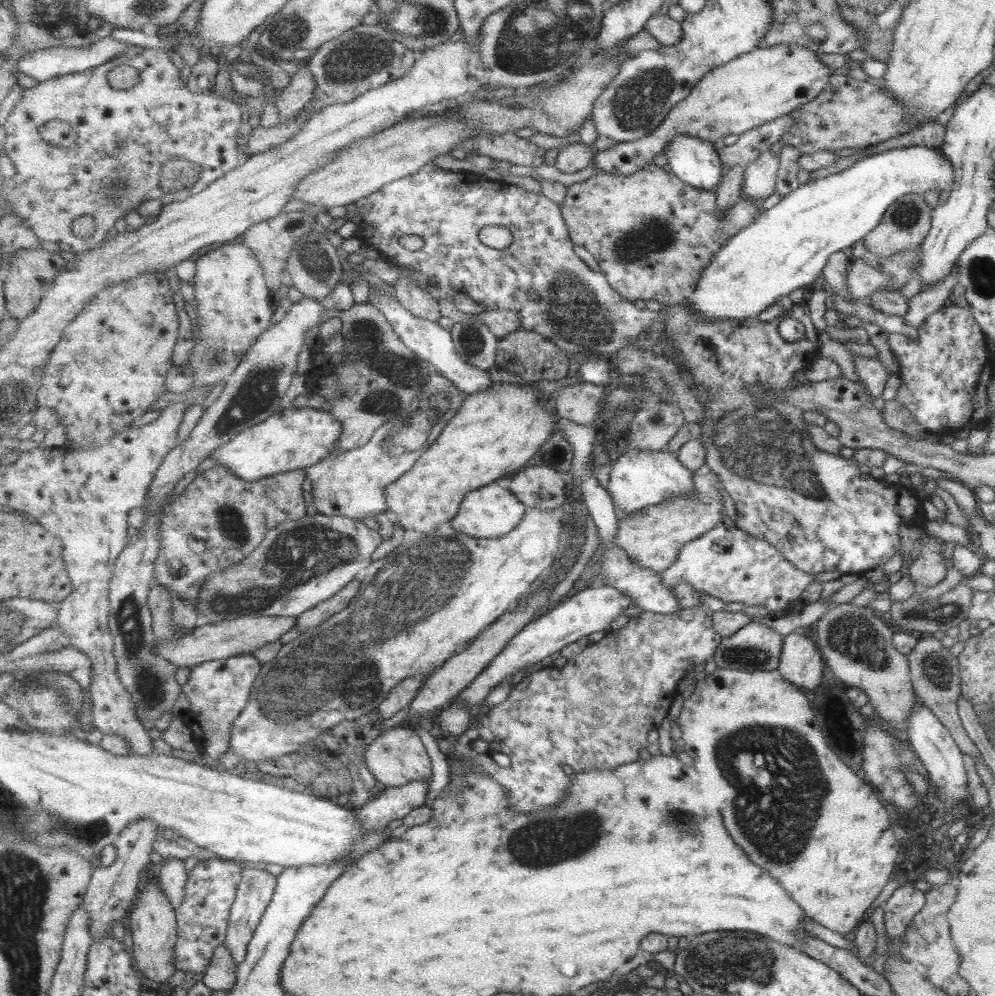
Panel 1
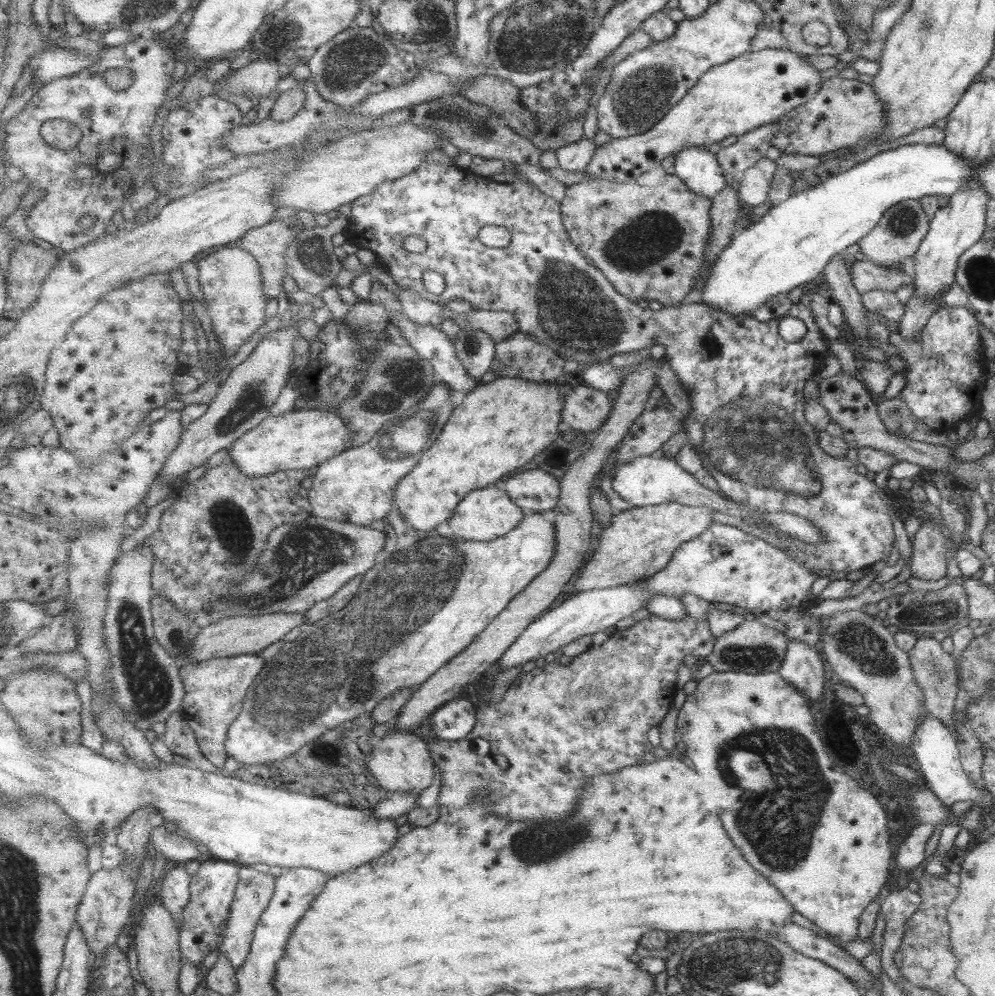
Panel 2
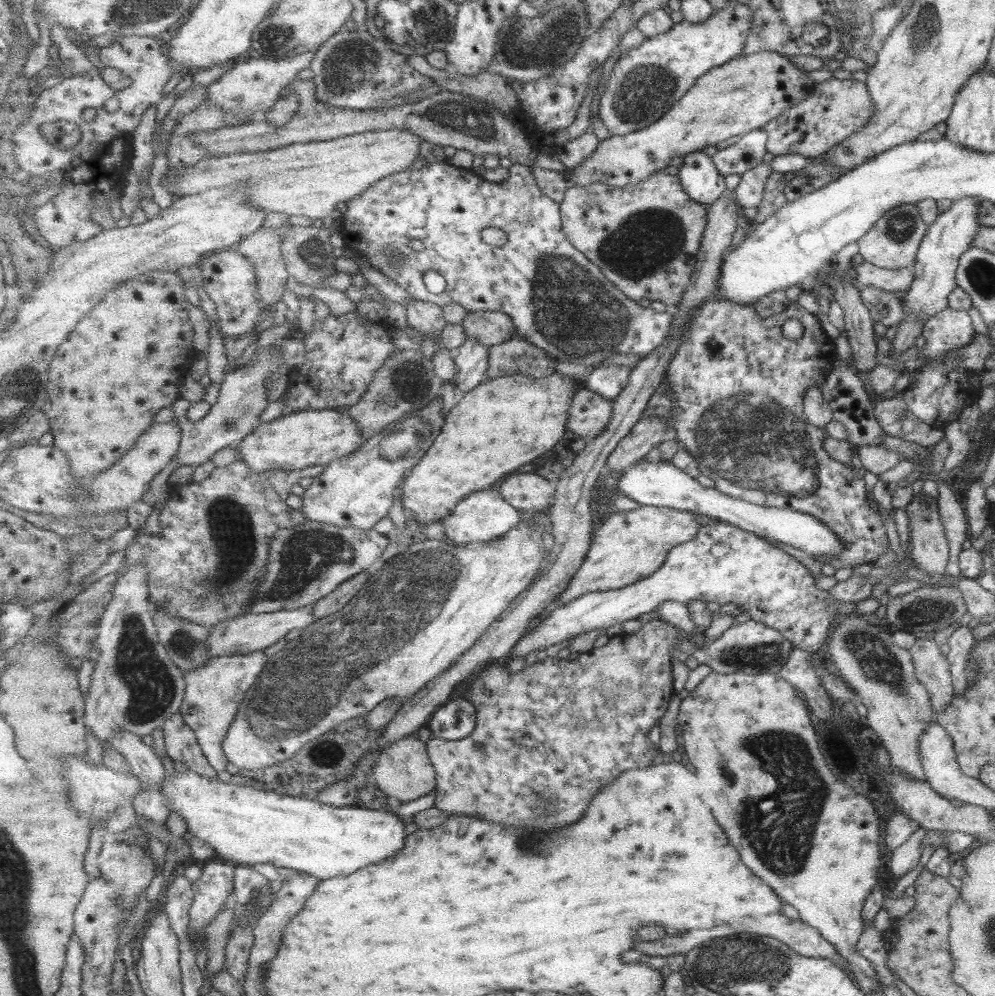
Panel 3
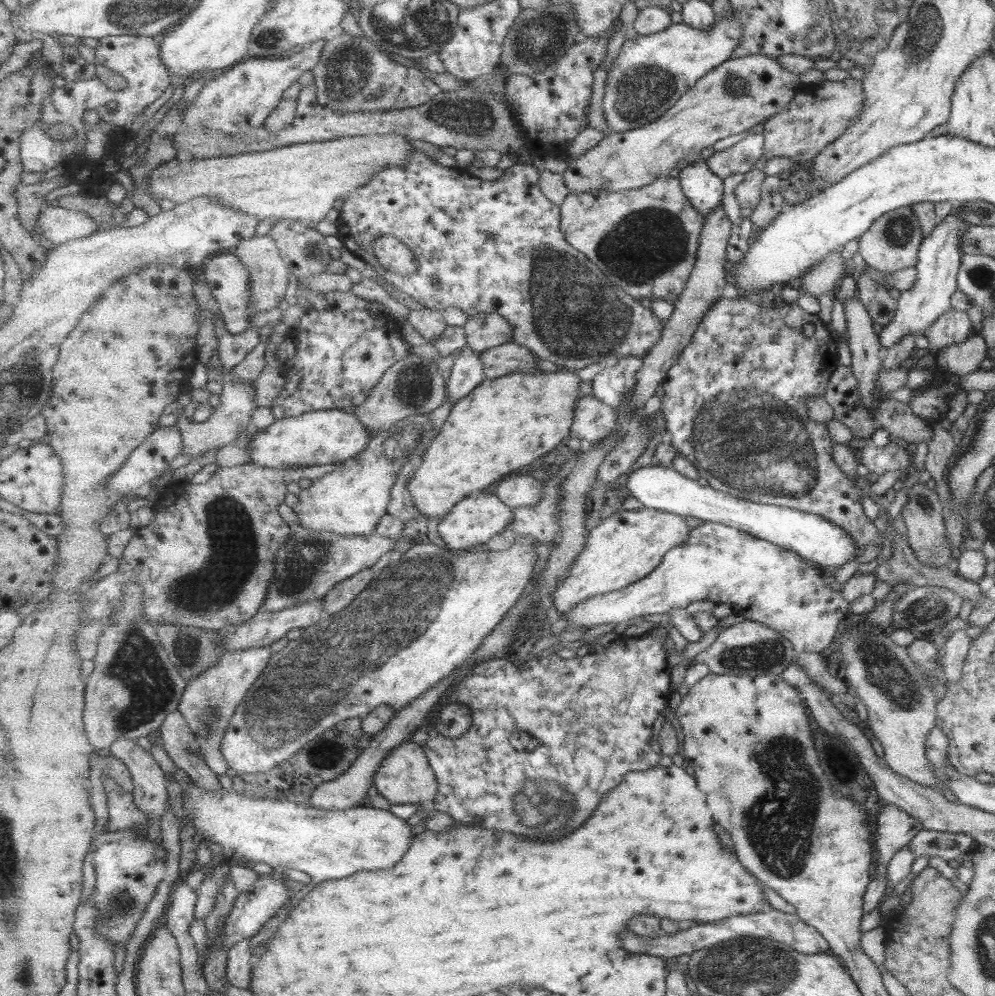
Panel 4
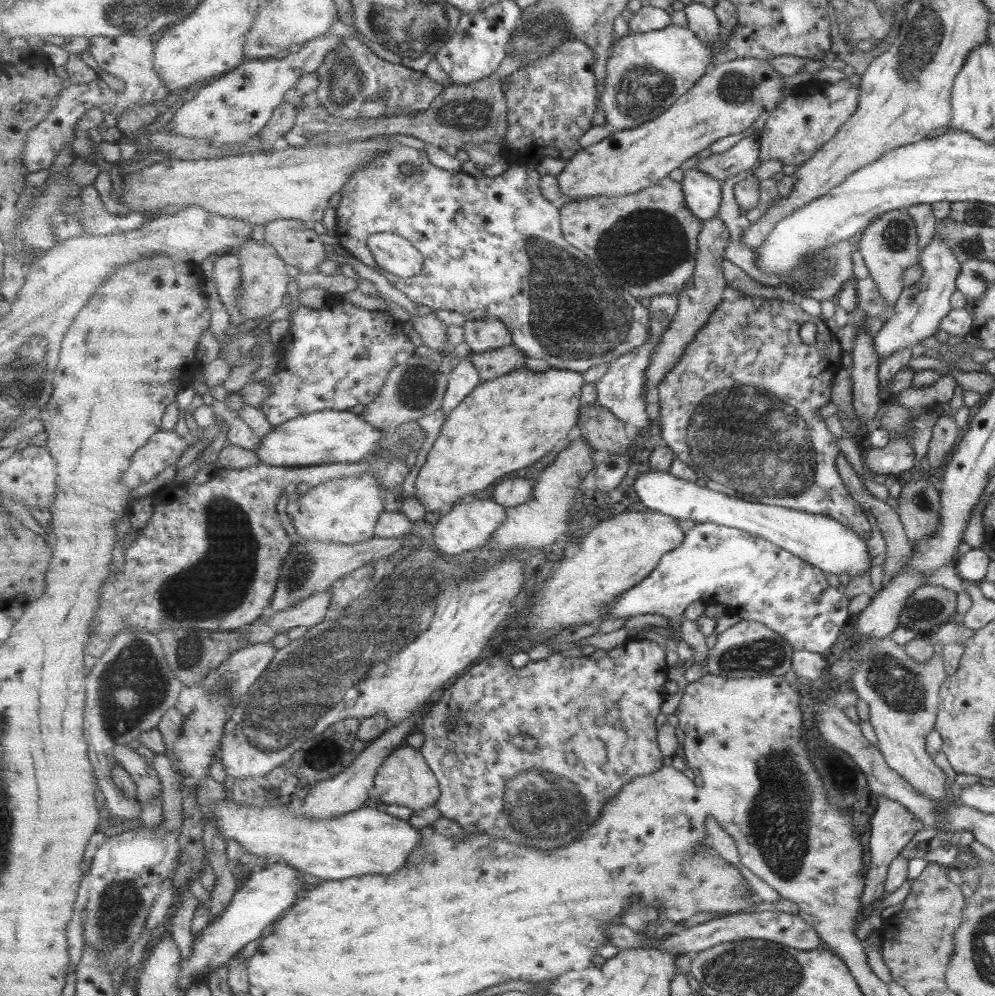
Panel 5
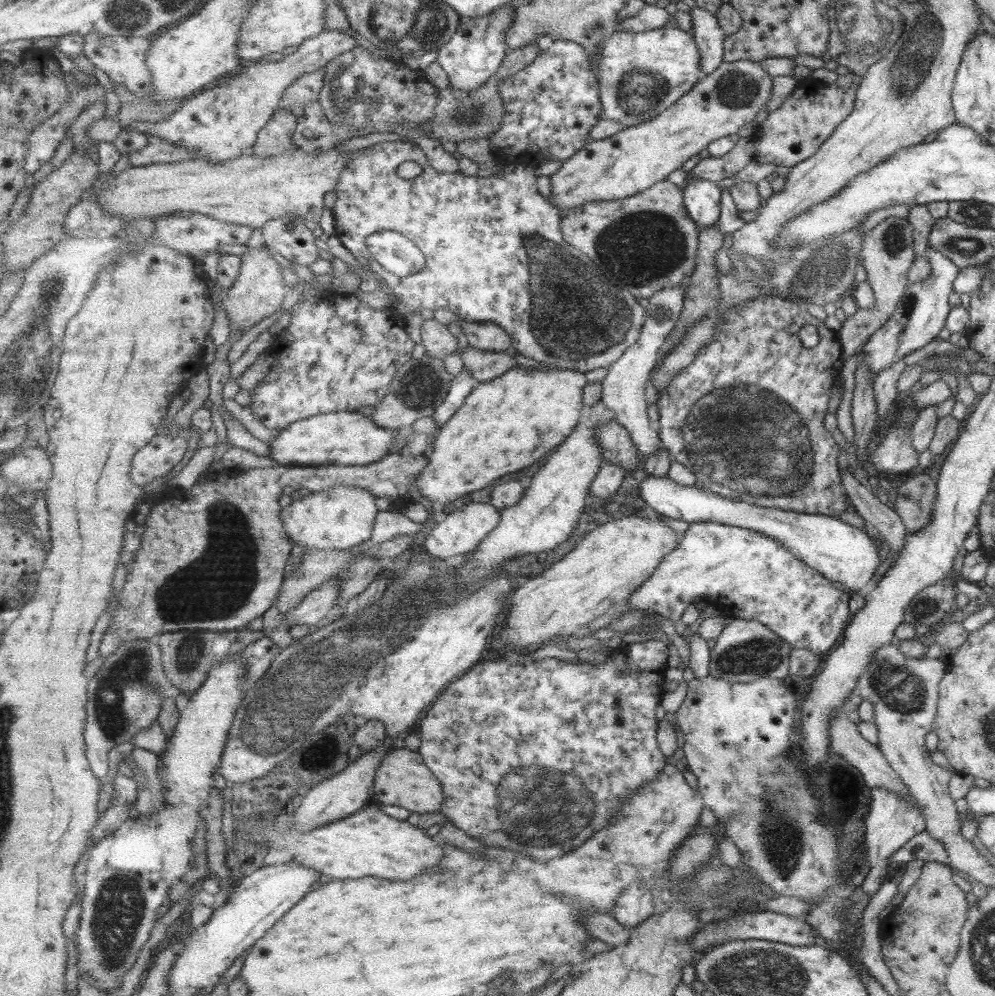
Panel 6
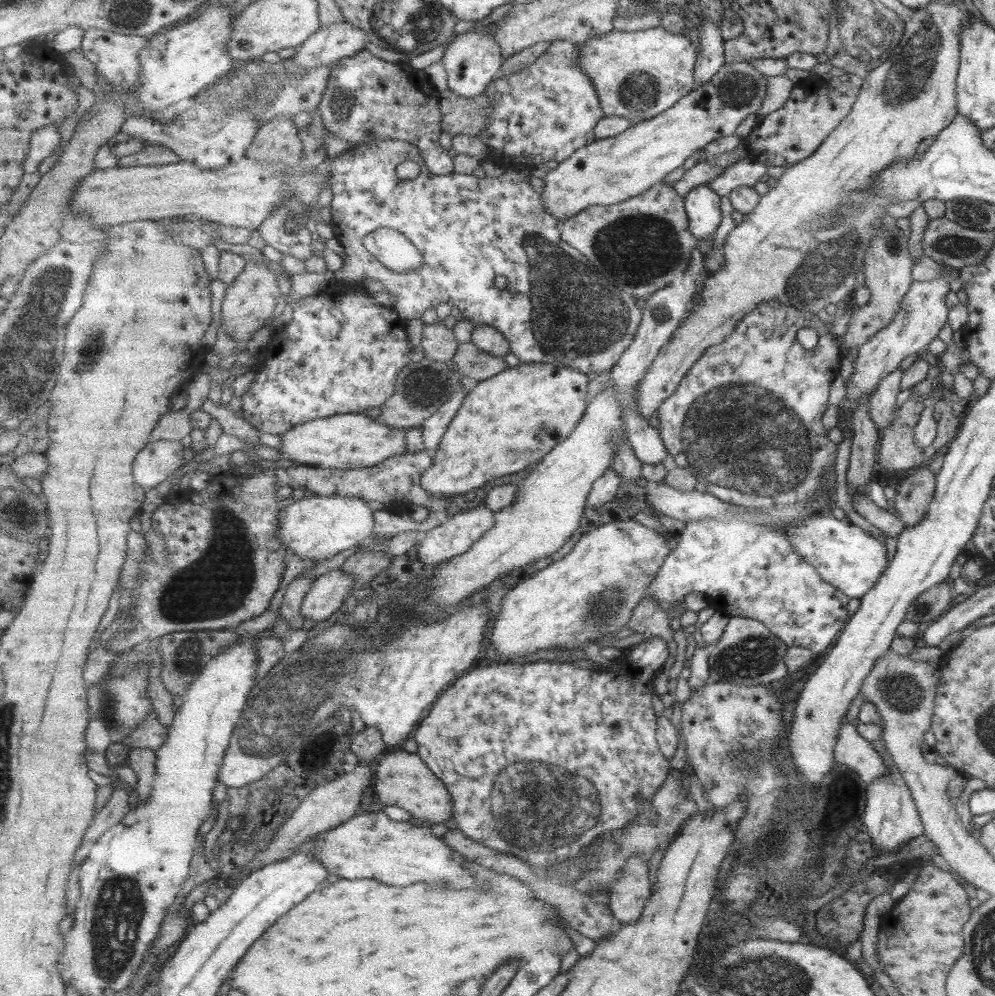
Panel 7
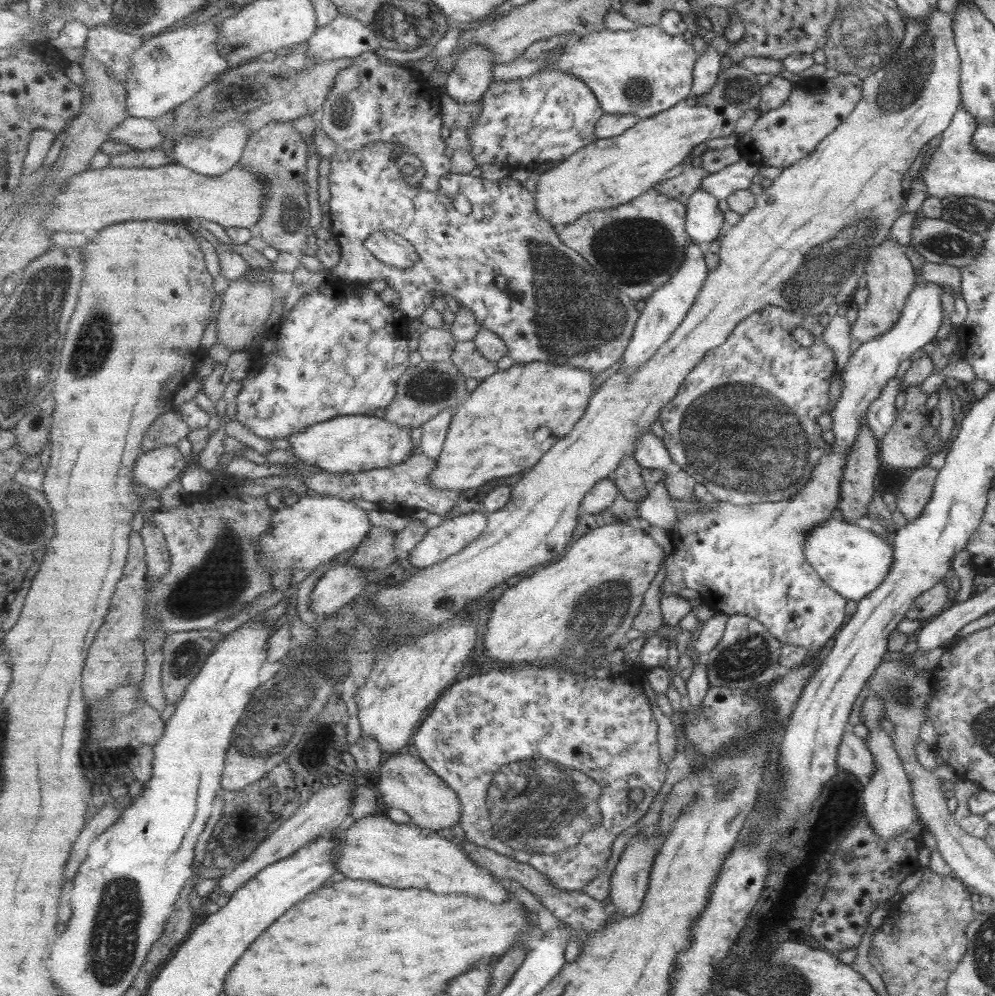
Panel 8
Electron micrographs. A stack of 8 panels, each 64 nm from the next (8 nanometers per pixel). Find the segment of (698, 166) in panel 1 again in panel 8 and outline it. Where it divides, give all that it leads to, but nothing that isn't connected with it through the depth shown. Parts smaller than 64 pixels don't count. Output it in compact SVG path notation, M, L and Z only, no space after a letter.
M704 189L694 191L689 207L687 231L694 243L712 242L722 228L722 212L718 208L718 199Z

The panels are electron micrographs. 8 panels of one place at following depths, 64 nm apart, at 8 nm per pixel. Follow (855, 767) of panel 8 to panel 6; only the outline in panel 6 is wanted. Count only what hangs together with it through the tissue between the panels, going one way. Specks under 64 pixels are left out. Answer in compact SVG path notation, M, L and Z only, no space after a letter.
M836 711L834 715L830 715L828 740L830 740L830 747L836 754L842 756L860 771L868 788L886 788L888 792L894 792L896 796L900 796L900 799L914 806L922 814L919 802L914 799L914 795L910 793L910 789L902 782L898 773L888 764L882 751L864 739L858 732L857 724L848 720L848 717L843 712Z

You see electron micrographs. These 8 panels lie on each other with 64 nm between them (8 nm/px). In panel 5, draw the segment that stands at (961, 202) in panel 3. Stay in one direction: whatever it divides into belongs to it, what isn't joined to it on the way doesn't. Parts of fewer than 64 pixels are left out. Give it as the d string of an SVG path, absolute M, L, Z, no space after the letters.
M935 236L919 252L919 262L922 266L922 277L918 283L902 291L893 306L894 314L874 337L874 345L880 362L902 348L913 348L920 344L918 341L936 335L942 318L953 309L950 298L956 292L956 280L961 264L956 259L956 255L950 251L950 245L942 237Z

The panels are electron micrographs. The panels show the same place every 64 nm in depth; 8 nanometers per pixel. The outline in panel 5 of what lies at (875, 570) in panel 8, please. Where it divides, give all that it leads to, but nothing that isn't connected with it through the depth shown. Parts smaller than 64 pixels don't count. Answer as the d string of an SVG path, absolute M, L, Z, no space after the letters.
M671 471L644 472L636 479L634 488L641 502L652 510L679 519L691 518L698 523L716 523L742 529L776 544L826 574L840 576L842 572L847 572L852 578L854 575L868 574L872 567L867 540L862 540L858 532L828 516L731 497L708 486L698 486L695 482L675 476Z

